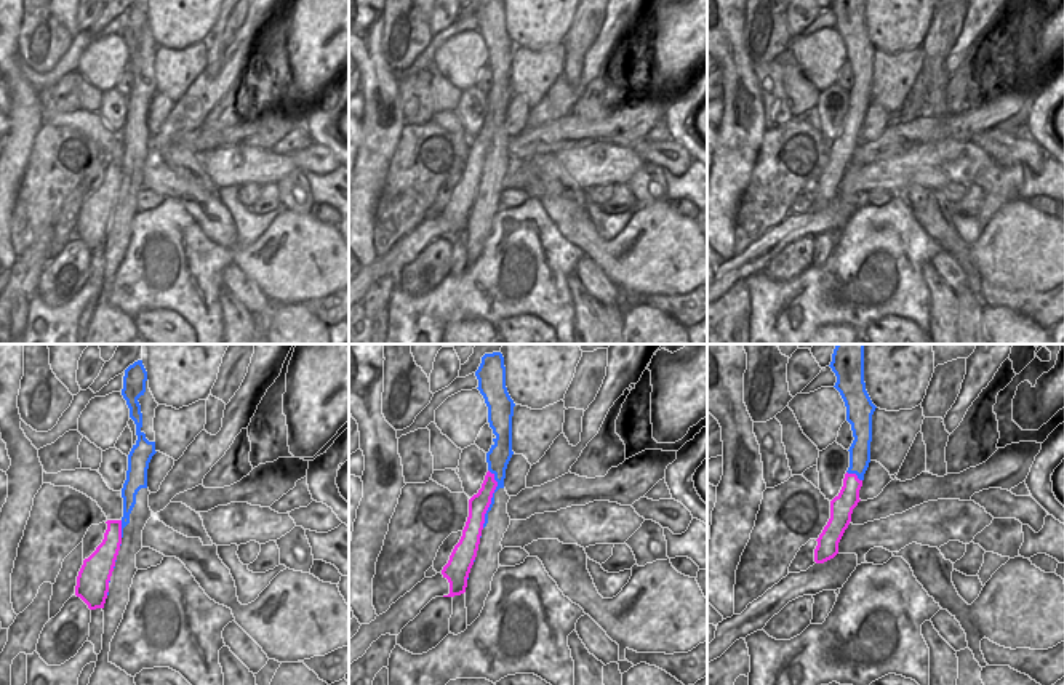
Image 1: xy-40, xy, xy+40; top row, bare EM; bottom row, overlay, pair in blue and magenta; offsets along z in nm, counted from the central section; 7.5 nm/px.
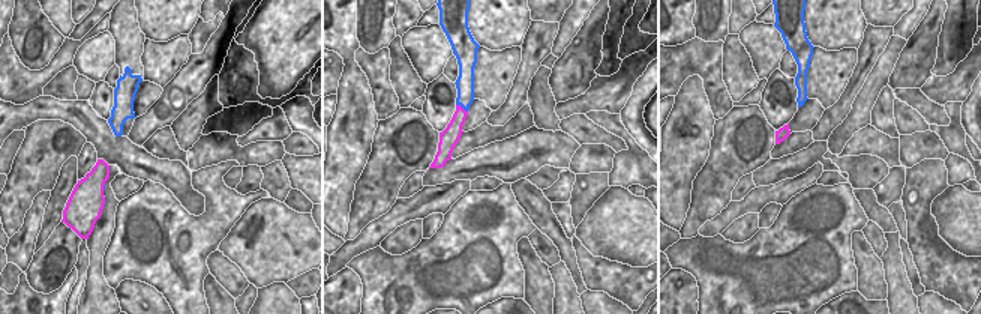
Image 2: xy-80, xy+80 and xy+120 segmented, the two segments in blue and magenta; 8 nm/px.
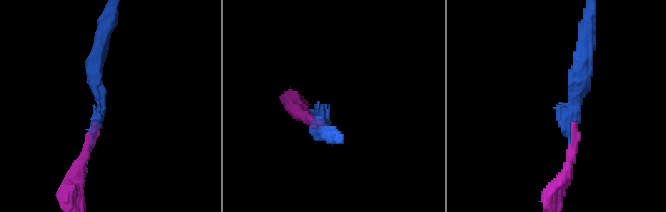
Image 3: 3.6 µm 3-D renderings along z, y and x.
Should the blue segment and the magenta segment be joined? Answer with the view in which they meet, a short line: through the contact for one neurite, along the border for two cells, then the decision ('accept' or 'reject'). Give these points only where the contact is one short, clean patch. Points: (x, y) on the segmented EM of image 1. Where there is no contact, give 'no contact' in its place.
contact in xy; accept

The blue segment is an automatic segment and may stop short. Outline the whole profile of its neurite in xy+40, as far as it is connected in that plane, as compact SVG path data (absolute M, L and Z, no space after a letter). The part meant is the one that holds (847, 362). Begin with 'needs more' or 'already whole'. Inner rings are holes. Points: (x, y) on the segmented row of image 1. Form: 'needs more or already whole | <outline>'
needs more | M837 344L829 365L837 376L835 389L846 407L846 421L851 424L850 467L840 493L830 501L830 519L819 535L814 562L824 563L838 554L838 543L851 522L858 506L859 490L870 463L872 403L864 383L864 344Z

